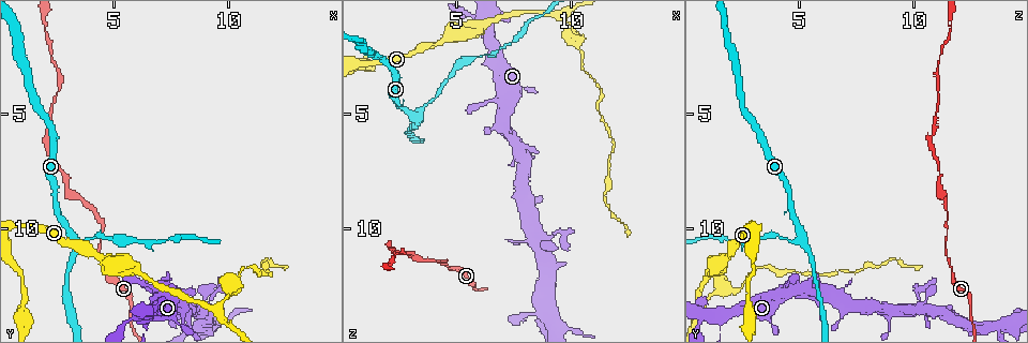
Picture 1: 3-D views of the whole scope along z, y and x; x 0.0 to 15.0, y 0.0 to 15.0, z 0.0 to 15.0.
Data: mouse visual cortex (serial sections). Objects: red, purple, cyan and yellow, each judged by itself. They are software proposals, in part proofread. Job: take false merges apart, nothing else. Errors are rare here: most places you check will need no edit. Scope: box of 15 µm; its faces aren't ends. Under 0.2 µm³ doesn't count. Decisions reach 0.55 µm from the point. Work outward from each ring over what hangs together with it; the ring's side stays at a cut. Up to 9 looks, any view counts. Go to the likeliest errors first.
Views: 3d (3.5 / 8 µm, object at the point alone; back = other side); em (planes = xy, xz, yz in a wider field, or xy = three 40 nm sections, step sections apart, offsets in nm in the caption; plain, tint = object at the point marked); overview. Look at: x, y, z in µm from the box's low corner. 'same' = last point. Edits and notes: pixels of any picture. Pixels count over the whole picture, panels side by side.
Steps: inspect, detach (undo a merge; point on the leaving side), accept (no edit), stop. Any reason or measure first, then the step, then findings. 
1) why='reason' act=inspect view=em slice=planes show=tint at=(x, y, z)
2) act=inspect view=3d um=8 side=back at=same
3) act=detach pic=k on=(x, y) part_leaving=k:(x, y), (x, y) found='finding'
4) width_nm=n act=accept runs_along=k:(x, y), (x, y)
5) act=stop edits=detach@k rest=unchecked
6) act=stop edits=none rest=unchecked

why='abrupt turn' act=inspect view=em slice=xy step=3 show=tint at=(10.5, 12.7, 2.5)

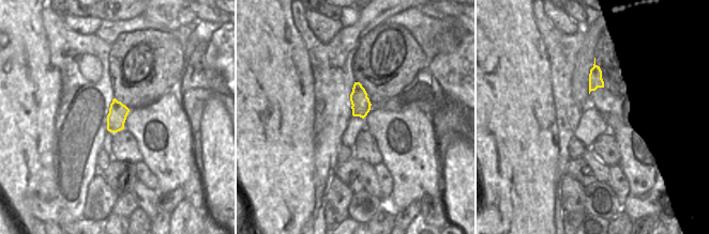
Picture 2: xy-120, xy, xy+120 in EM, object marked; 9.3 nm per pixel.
act=inspect view=3d um=3.5 at=same

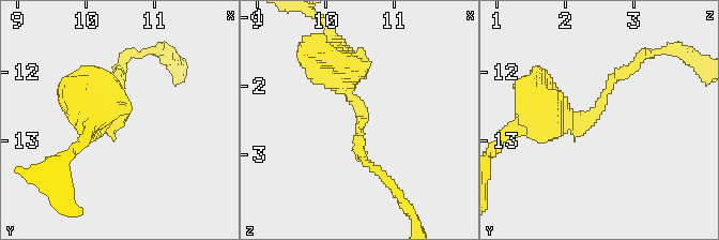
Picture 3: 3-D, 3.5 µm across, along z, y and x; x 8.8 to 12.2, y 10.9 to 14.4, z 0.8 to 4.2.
arm_widths_nm=150,400 act=accept runs_along=3:(325, 59), (362, 111), (362, 158) found='continuous, no second cell'

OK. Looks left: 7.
why='three arms meet' act=inspect view=3d um=8 side=back at=(3.2, 10.4, 5.1)

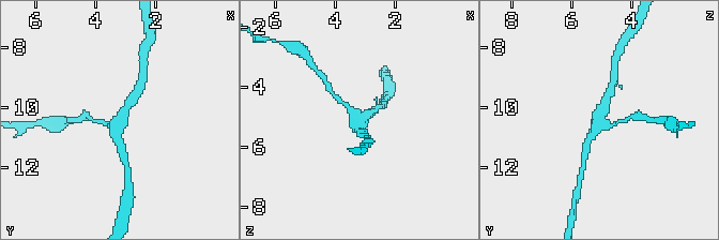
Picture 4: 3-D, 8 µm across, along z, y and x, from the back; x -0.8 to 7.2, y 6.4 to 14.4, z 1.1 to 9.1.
act=inspect view=3d um=3.5 at=(3.2, 10.5, 5.1)

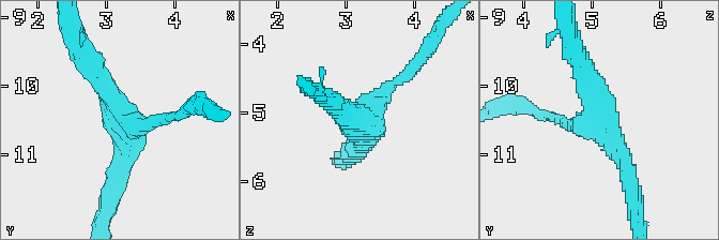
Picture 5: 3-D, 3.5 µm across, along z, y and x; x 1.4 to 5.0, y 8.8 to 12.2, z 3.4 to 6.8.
why='need the tissue' act=inspect view=em slice=planes show=tint at=(3.30, 10.50, 5.05)

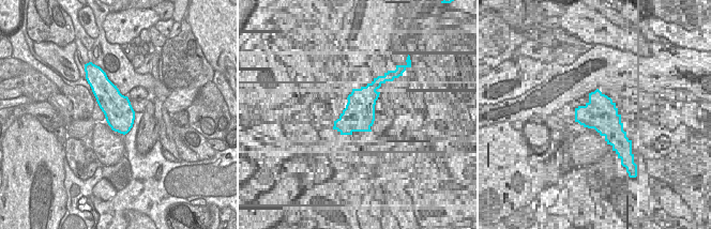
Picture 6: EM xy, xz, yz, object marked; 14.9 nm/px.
width_nm=440 act=accept runs_along=5:(89, 59), (132, 125), (171, 116) found='all the same cell'

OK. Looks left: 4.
why='thin arm on a thick one' act=inspect view=3d um=3.5 at=(6.4, 14.3, 1.5)

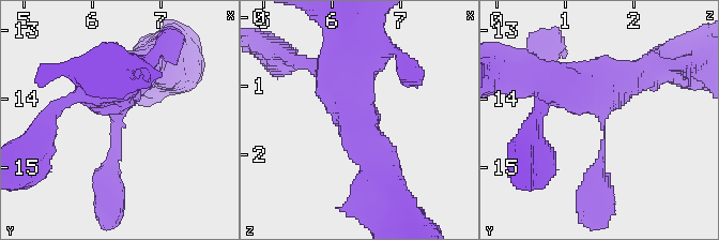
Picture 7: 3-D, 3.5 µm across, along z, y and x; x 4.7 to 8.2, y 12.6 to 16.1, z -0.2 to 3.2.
arms=3 arm_widths_nm=150,600,700 act=inspect view=em slice=xy step=5 show=tint at=(6.35, 14.20, 1.55)

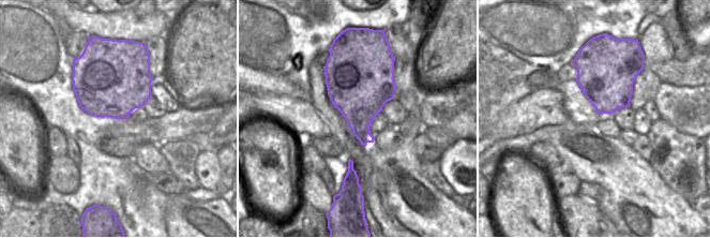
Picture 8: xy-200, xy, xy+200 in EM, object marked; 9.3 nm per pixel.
act=accept found='continuous, no second cell'

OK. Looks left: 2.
why='abrupt turn' act=inspect view=3d um=3.5 at=(2.9, 8.4, 11.2)

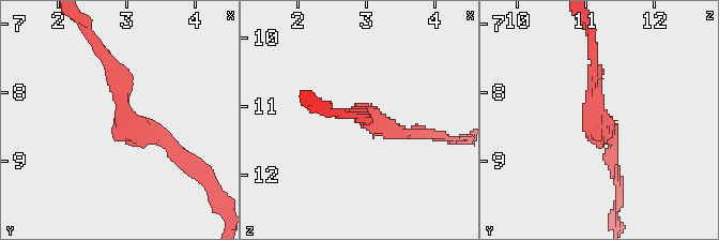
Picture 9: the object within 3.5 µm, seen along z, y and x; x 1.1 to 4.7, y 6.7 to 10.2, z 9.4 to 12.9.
arm_widths_nm=150,200 why='now the EM' act=inspect view=em slice=planes show=tint at=(2.95, 8.40, 11.10)

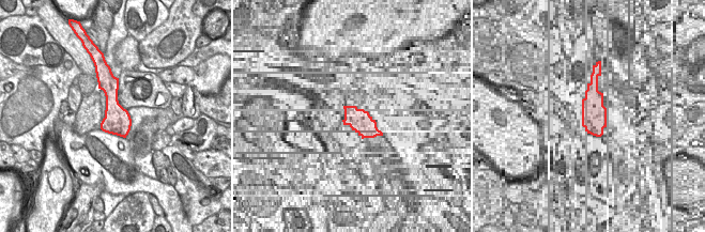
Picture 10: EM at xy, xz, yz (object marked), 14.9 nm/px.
act=accept runs_along=9:(179, 154), (123, 118), (100, 48) found='all the same cell'

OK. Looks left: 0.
act=stop edits=none rest=unchecked

